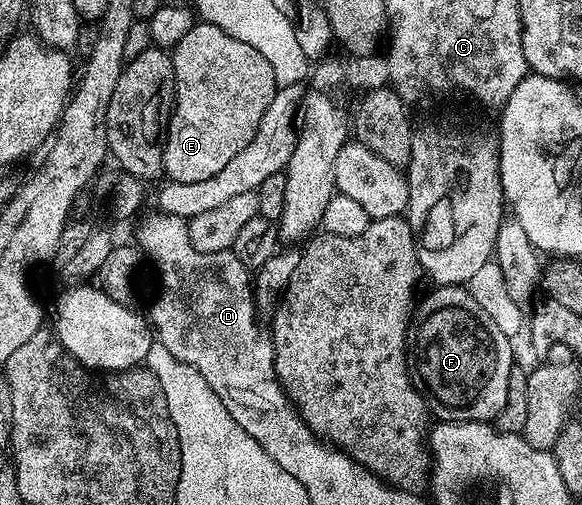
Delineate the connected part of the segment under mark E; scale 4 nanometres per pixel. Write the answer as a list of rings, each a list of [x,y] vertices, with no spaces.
[[[196,22],[184,38],[172,50],[174,58],[174,106],[170,109],[170,122],[166,126],[166,145],[162,148],[162,167],[165,175],[176,182],[204,182],[236,154],[252,142],[256,130],[260,126],[260,118],[264,118],[264,110],[272,102],[279,86],[274,77],[272,66],[268,66],[268,58],[260,54],[260,50],[252,50],[248,42],[240,42],[240,38],[232,38],[220,26]]]

